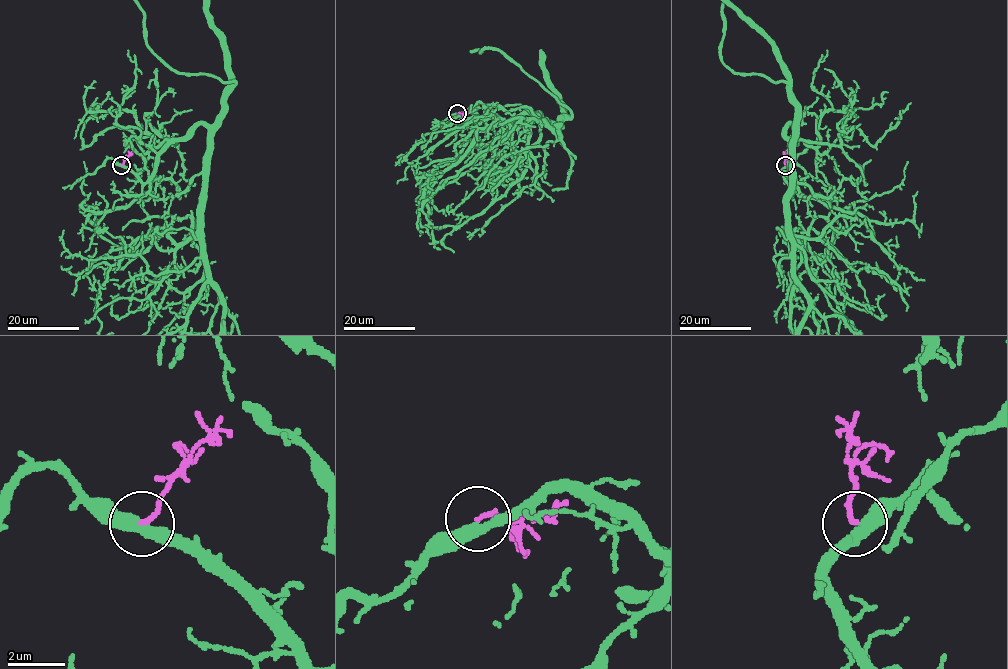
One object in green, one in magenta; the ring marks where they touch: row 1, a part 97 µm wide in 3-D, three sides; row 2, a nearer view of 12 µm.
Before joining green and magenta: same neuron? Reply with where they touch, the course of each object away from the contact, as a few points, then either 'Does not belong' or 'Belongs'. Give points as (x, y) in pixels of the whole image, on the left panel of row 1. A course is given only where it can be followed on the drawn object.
Place: (121, 165). Course of green: (121, 165), (145, 182), (170, 142), (214, 123), (235, 83), (172, 70). Course of magenta: (121, 165), (131, 151). Belongs

